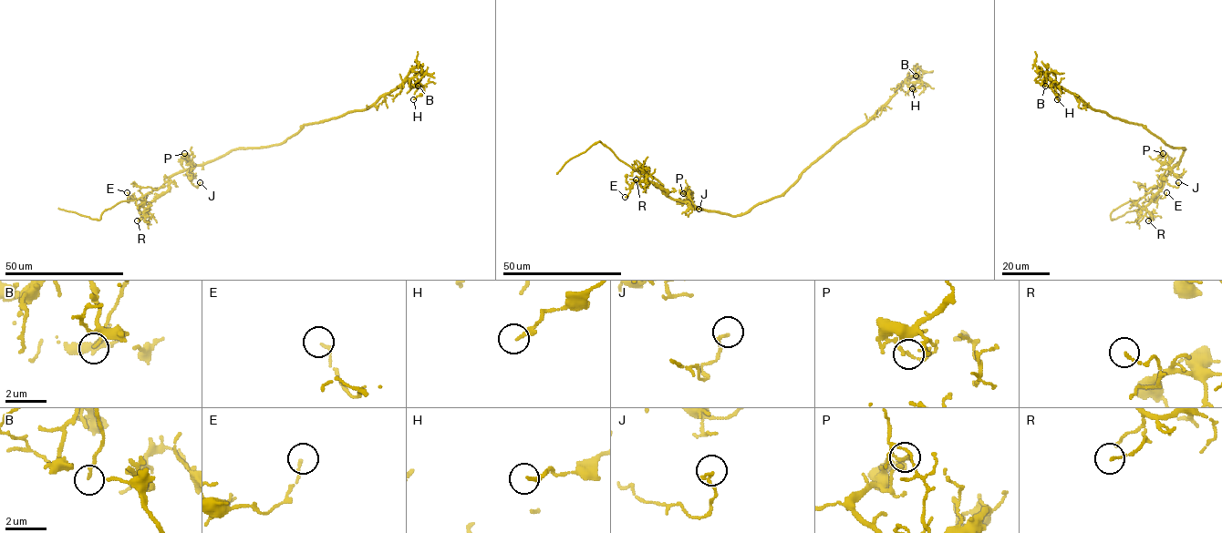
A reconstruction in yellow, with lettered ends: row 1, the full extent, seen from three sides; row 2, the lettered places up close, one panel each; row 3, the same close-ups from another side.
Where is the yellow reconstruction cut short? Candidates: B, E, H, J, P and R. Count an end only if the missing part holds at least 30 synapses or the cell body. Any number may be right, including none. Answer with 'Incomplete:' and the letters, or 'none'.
Incomplete: none

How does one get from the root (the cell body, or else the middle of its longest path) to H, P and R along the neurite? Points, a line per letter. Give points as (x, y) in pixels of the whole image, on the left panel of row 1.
H: (258, 148), (283, 143), (304, 125), (366, 109), (406, 80), (424, 89), (413, 99)
P: (258, 148), (233, 149), (191, 167), (189, 158), (182, 155), (184, 153)
R: (258, 148), (233, 149), (215, 158), (174, 173), (169, 179), (169, 189), (150, 205), (148, 212), (137, 220)

